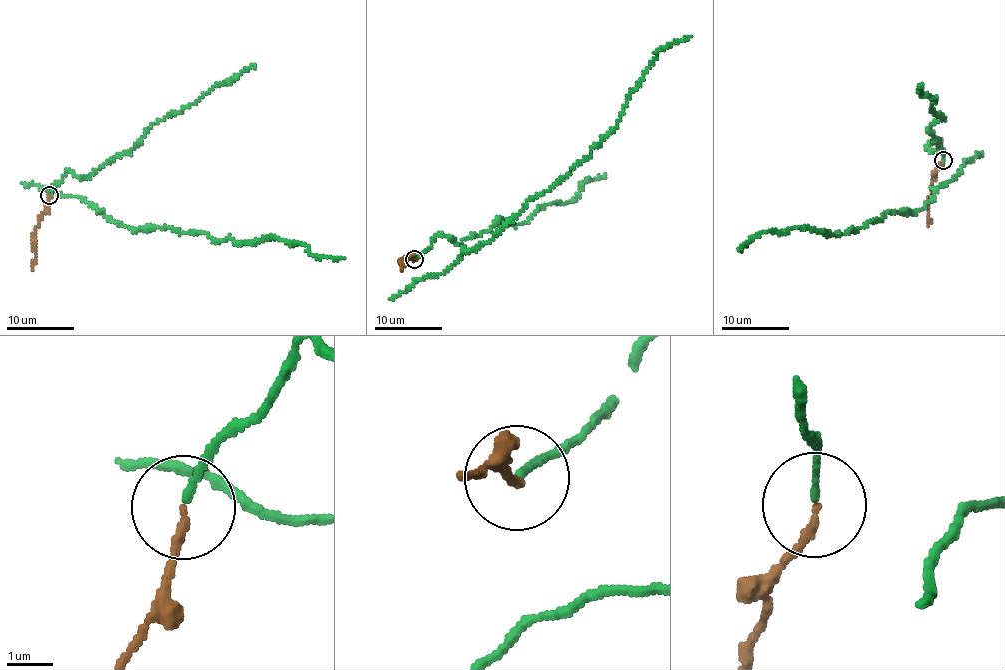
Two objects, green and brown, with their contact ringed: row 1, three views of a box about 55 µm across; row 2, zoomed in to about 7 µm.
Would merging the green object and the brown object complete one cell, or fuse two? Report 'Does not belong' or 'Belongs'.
Belongs

